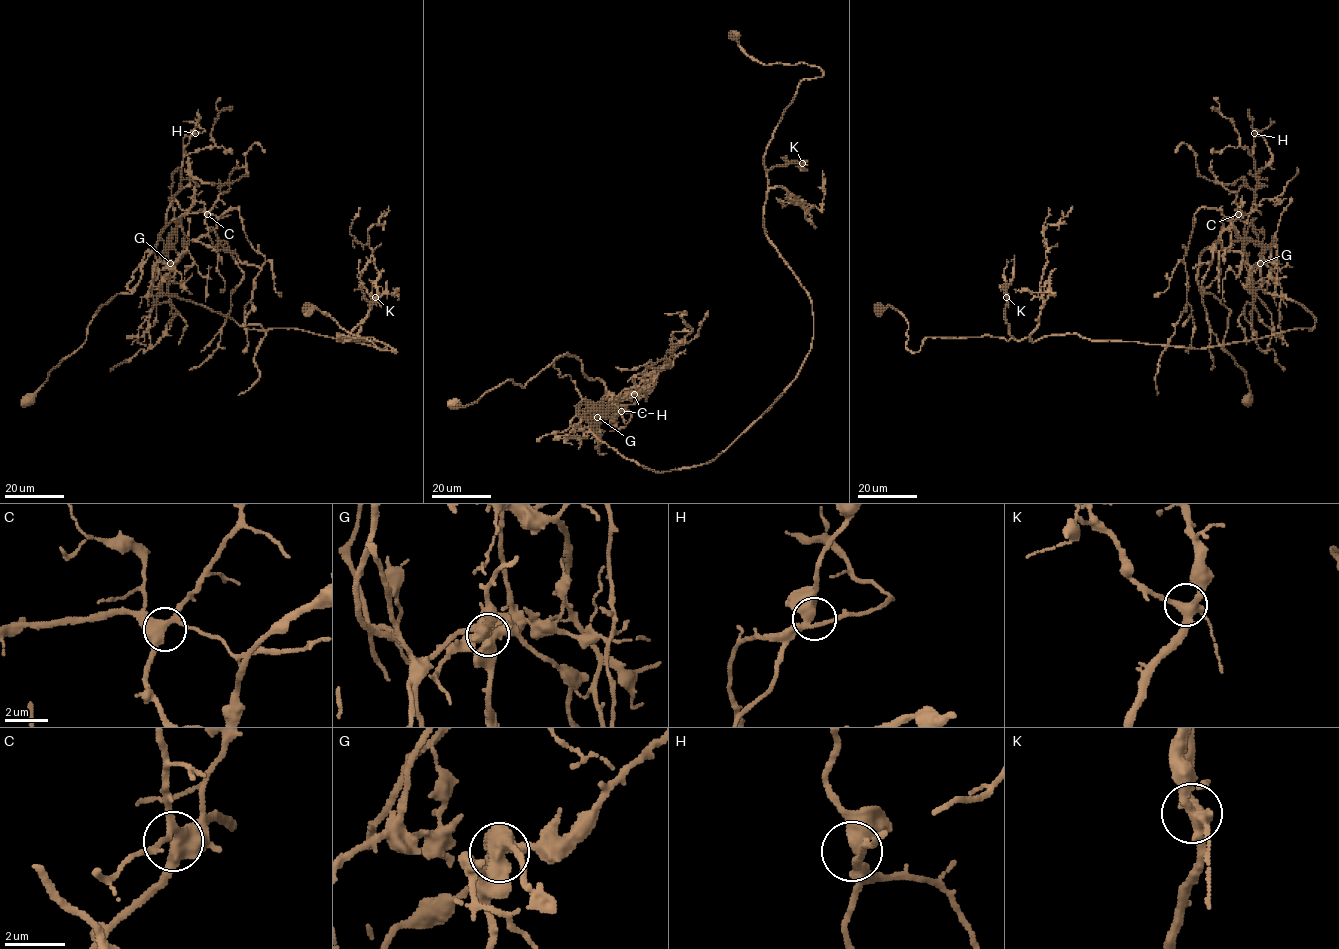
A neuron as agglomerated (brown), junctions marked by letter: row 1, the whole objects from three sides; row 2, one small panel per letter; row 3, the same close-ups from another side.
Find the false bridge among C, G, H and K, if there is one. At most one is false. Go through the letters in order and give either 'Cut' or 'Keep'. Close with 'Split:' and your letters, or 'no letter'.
C: Keep
G: Cut
H: Keep
K: Keep
Split: G

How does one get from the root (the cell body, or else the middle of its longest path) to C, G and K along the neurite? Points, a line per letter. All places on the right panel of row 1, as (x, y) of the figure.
C: (1247, 402), (1246, 373), (1223, 345), (1229, 310), (1201, 293), (1197, 279), (1199, 255), (1238, 214)
G: (1247, 402), (1246, 373), (1223, 345), (1229, 310), (1200, 291), (1227, 250), (1260, 263)
K: (1247, 402), (1229, 310), (1200, 292), (1238, 251), (1313, 329), (1016, 340), (1006, 297)

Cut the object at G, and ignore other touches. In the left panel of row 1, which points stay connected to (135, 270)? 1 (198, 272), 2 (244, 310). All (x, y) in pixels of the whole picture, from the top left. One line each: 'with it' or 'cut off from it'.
1: with it
2: with it

